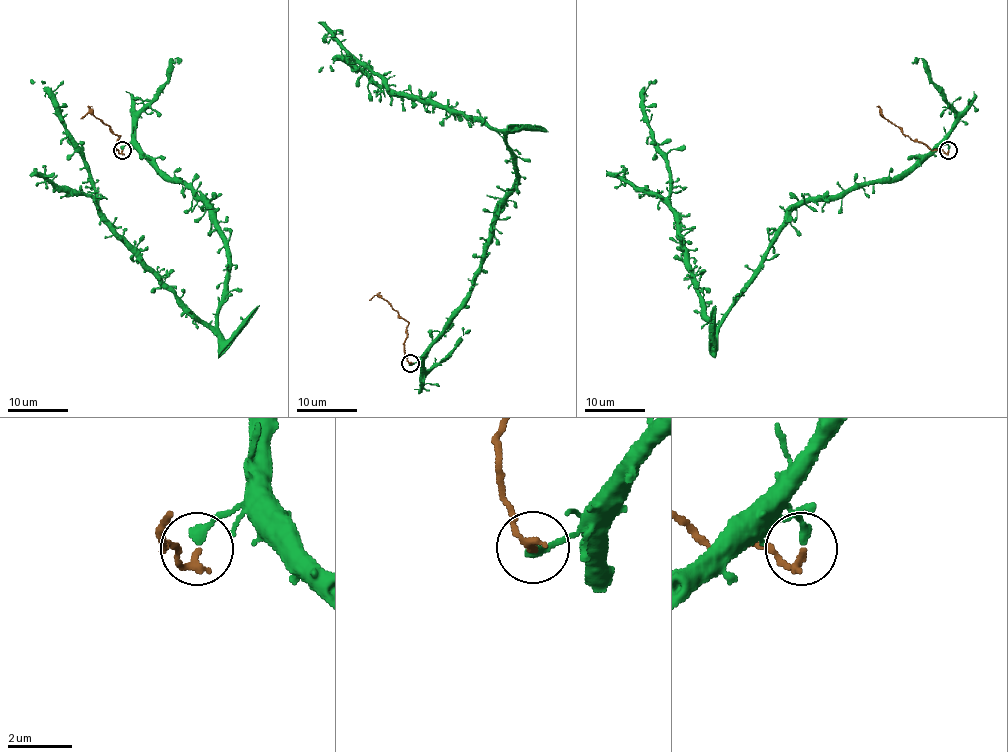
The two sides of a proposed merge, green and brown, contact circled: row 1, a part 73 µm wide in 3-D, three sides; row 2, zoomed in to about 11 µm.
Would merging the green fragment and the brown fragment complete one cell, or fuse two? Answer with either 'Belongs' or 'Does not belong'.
Does not belong

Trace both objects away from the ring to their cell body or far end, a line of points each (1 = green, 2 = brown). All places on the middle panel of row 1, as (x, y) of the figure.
1: (411, 364), (469, 290), (492, 218), (516, 185), (515, 156), (483, 121), (397, 96), (349, 60), (319, 72)
2: (411, 364), (405, 346), (408, 323), (379, 296), (375, 294), (368, 301)

